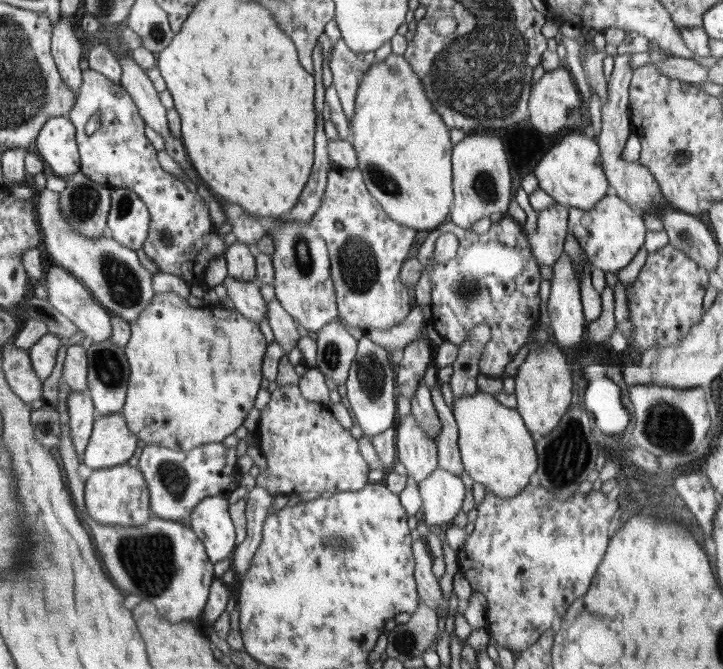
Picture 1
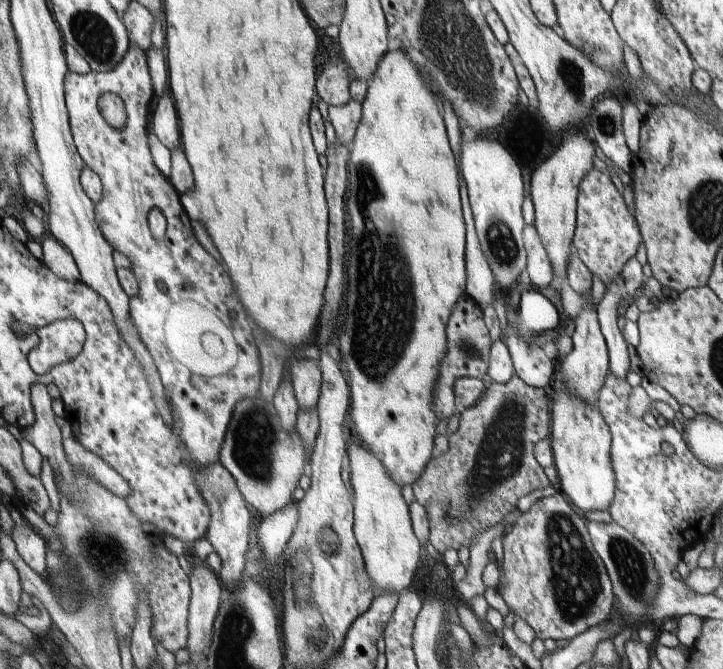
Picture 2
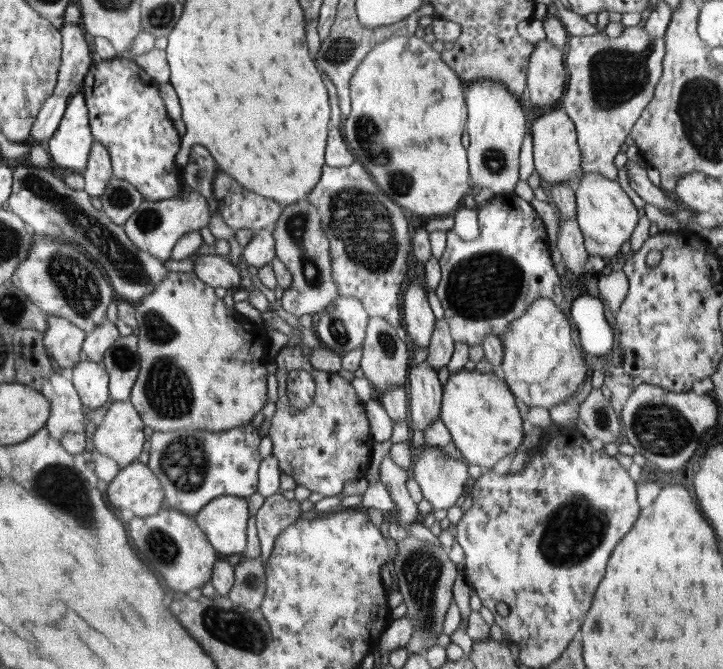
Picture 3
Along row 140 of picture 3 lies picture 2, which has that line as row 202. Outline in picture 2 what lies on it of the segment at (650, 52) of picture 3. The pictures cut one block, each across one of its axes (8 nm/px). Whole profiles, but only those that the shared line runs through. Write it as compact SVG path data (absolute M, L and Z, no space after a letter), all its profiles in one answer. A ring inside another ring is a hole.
M593 168L580 186L578 224L572 242L582 262L594 276L600 276L607 287L618 276L622 266L636 254L643 237L640 233L639 226L636 226L634 218L630 216L624 198L616 190L610 176Z

